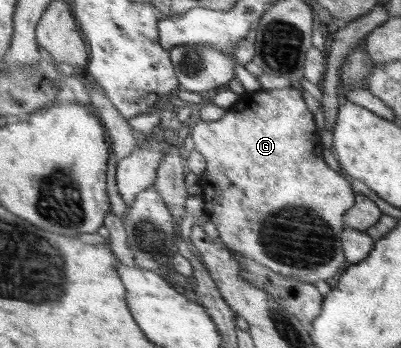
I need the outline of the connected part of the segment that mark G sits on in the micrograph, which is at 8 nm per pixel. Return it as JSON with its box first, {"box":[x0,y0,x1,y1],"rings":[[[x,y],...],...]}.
{"box":[187,86,356,284],"rings":[[[292,86],[283,89],[257,90],[256,92],[245,92],[239,96],[239,100],[226,110],[226,114],[217,121],[199,121],[190,131],[187,143],[190,147],[197,150],[206,161],[206,170],[200,177],[199,185],[202,188],[204,201],[204,214],[208,216],[209,221],[213,222],[218,231],[218,238],[224,242],[227,248],[239,256],[251,258],[251,260],[268,266],[269,269],[284,275],[286,277],[296,278],[298,281],[316,284],[325,281],[329,277],[333,277],[339,267],[345,263],[343,259],[343,221],[339,221],[348,209],[353,207],[356,201],[353,201],[353,191],[351,185],[343,179],[343,175],[337,175],[329,165],[325,165],[325,161],[321,159],[321,143],[319,143],[319,135],[315,129],[315,121],[313,121],[313,113],[309,113],[309,109],[305,107],[305,101],[301,97],[301,92]]]}

